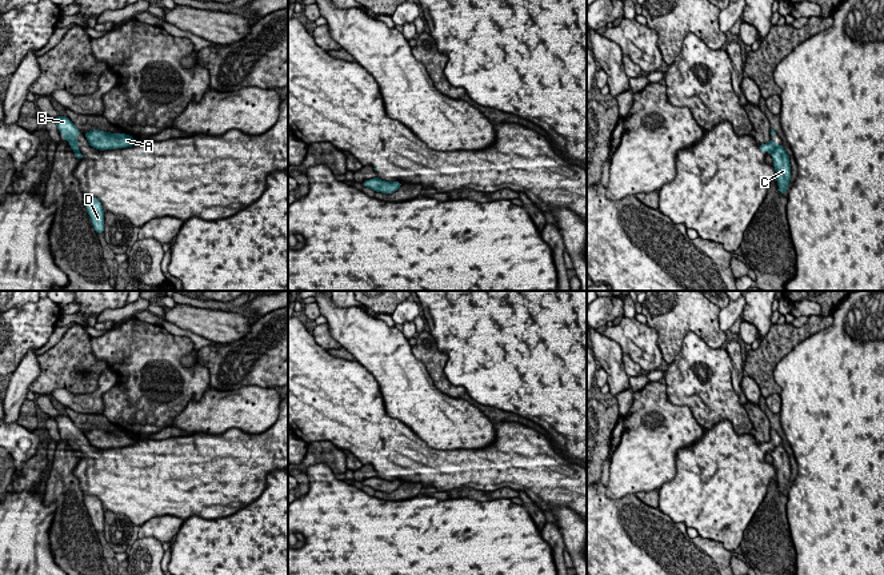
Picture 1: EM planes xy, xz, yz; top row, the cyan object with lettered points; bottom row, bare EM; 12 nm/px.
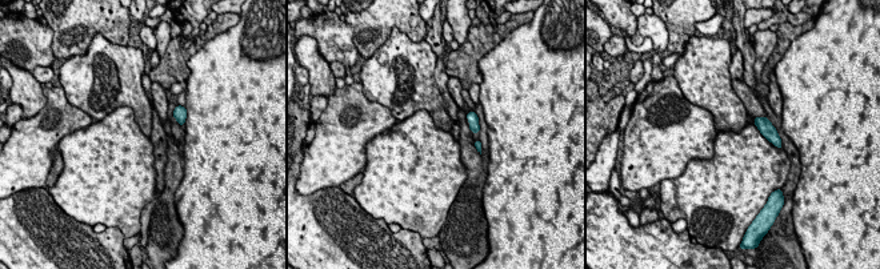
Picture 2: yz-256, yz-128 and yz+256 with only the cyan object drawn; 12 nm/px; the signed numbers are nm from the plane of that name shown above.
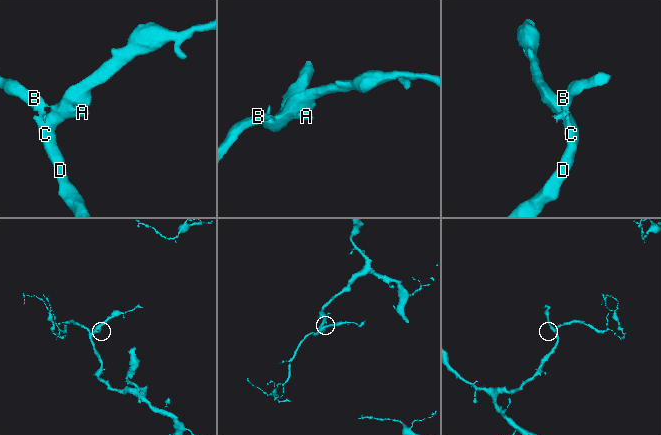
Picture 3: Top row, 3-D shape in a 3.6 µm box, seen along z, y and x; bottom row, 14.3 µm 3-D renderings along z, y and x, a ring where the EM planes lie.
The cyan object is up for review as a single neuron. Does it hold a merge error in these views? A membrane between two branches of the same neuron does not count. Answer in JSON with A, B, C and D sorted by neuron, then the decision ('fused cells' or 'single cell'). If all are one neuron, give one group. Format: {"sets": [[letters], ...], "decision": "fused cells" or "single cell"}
{"sets": [["A", "C", "D"], ["B"]], "decision": "fused cells"}

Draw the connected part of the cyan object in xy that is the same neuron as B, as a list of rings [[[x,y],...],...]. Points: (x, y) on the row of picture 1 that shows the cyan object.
[[[57,116],[52,119],[57,124],[59,132],[63,133],[63,140],[68,140],[69,145],[73,151],[79,152],[79,140],[76,139],[77,135],[81,132],[73,125],[73,123],[65,116]]]

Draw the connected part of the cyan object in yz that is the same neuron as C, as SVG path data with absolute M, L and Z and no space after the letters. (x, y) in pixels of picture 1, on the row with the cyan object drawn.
M780 144L772 153L773 167L776 169L776 180L779 185L780 193L787 193L788 184L791 180L791 164L789 156L784 149L783 144Z

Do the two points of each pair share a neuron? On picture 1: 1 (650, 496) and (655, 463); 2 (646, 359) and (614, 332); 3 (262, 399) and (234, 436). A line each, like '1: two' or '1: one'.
1: two
2: one
3: two

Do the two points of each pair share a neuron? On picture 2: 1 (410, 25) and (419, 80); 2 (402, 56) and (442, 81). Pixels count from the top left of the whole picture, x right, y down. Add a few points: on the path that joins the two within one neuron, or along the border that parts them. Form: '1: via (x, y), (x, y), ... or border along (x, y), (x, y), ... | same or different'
1: border along (424, 40), (412, 41), (394, 28), (382, 45) | different
2: border along (430, 47), (436, 56), (435, 83), (444, 107) | different

